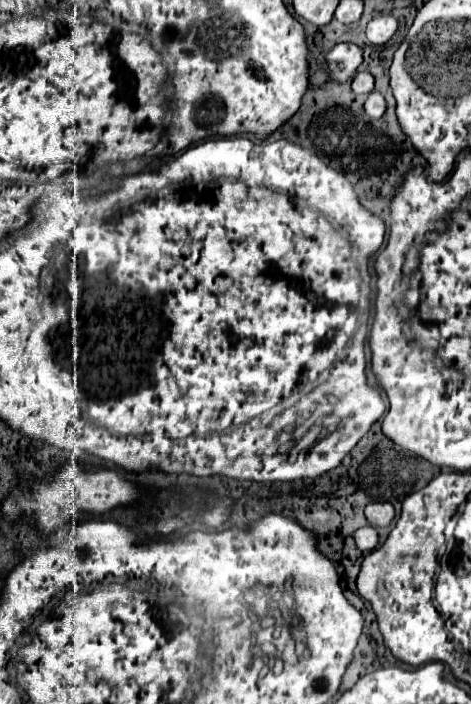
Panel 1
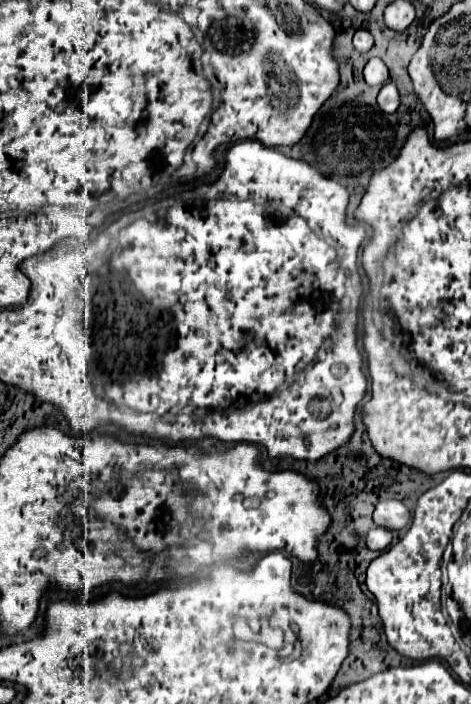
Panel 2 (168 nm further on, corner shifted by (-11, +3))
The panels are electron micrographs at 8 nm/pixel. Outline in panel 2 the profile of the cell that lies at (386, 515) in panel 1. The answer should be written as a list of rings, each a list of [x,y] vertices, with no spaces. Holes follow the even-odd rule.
[[[396,499],[380,501],[374,509],[374,523],[380,527],[386,527],[390,531],[406,527],[410,521],[410,511],[404,507],[404,503]]]

